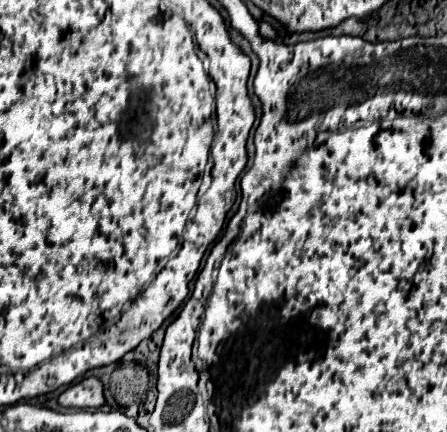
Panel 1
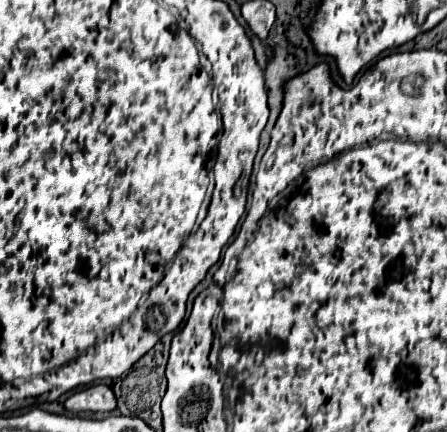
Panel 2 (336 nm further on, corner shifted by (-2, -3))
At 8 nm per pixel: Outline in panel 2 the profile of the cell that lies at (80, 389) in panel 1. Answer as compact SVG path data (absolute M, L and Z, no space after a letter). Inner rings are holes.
M96 384L82 392L72 394L64 402L64 406L66 410L72 410L72 412L110 412L116 408L116 398L110 386Z

